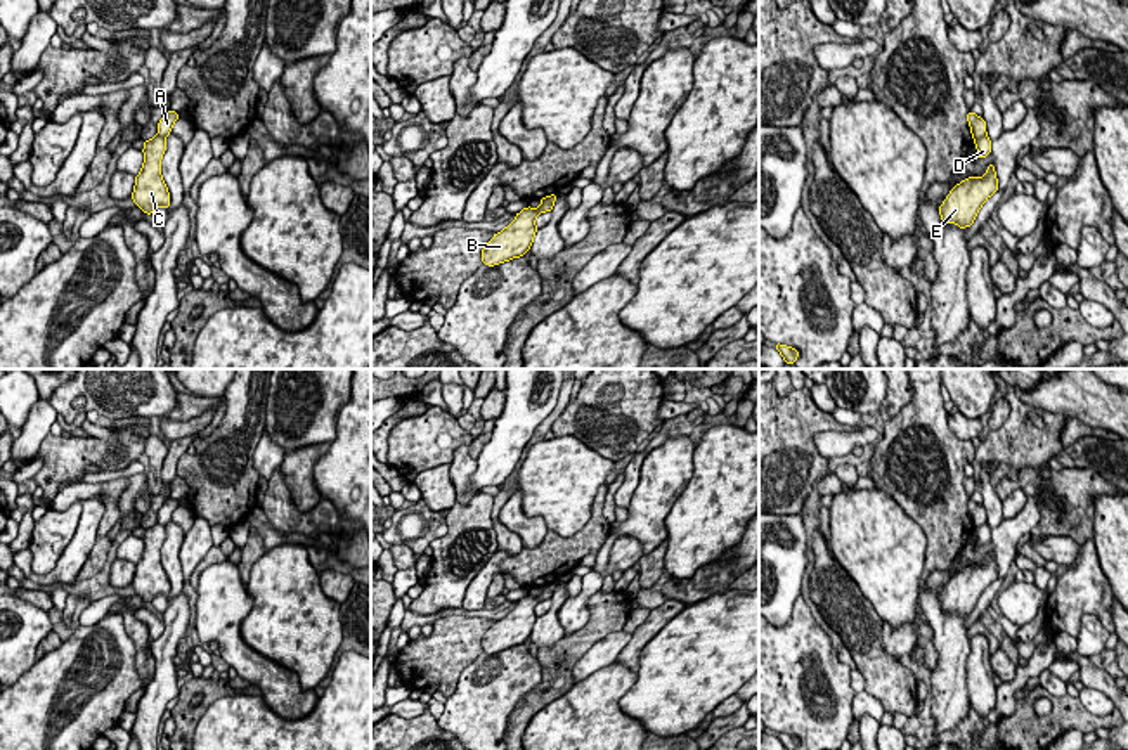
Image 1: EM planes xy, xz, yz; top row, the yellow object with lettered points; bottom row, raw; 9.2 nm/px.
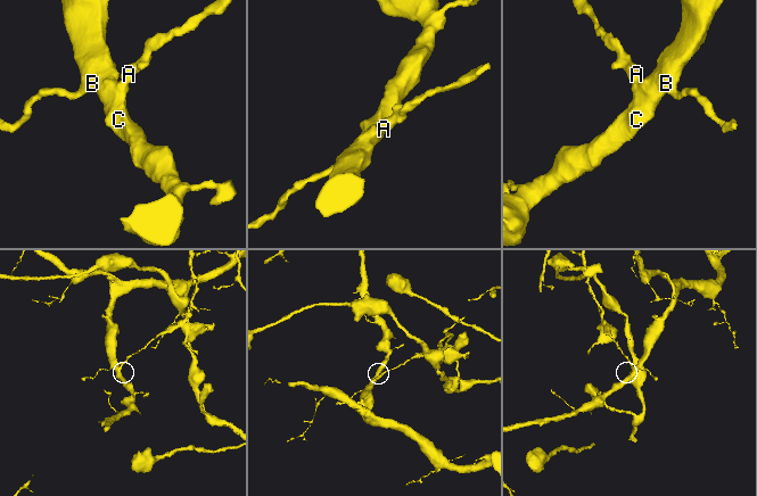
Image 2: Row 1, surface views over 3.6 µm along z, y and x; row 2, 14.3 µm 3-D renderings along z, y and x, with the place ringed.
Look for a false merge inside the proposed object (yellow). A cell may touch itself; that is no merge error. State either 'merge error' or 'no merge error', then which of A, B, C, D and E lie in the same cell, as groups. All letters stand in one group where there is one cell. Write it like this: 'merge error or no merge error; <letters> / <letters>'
merge error; A / B C D E

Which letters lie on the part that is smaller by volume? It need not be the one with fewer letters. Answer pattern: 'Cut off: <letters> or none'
Cut off: A

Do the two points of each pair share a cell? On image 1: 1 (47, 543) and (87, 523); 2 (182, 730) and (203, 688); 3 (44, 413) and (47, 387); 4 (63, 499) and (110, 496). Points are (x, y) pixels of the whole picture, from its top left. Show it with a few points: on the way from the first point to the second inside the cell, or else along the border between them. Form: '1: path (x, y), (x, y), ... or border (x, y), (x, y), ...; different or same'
1: border (84, 503), (75, 536), (56, 565); different
2: path (189, 719), (205, 704), (205, 698); same
3: border (38, 399), (45, 402); different
4: path (75, 492), (97, 491); same

